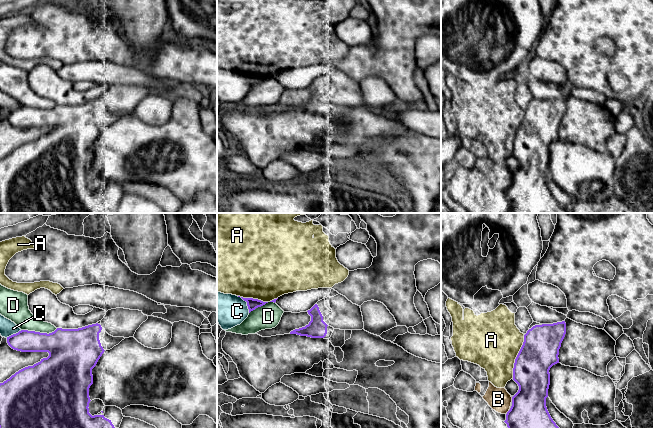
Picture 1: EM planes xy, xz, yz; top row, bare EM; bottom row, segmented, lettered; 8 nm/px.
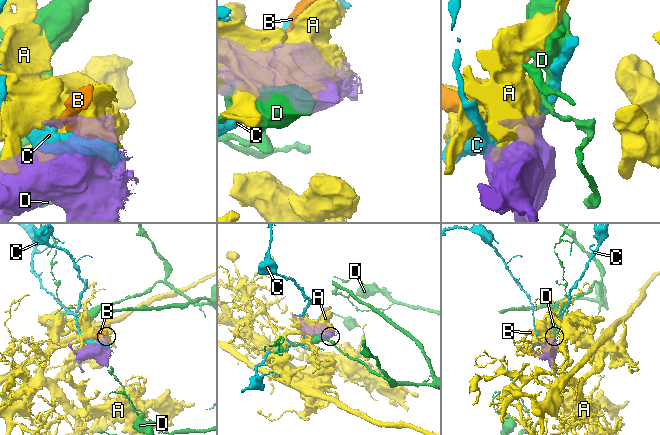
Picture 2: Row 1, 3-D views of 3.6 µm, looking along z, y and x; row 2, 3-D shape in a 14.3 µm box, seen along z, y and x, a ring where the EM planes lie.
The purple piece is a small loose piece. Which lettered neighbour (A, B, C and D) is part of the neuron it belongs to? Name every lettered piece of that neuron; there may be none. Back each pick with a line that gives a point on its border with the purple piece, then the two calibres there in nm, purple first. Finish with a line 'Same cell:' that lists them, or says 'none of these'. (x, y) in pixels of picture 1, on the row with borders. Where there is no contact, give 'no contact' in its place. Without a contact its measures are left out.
Same cell: none of these

